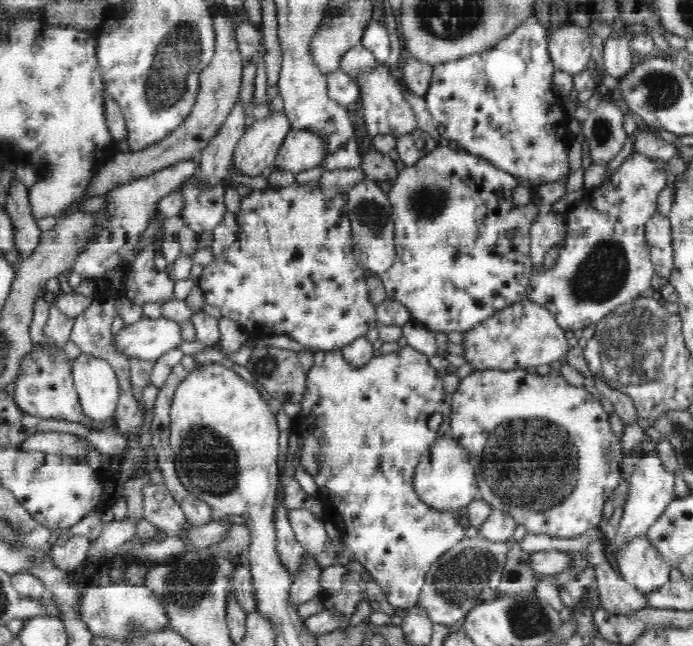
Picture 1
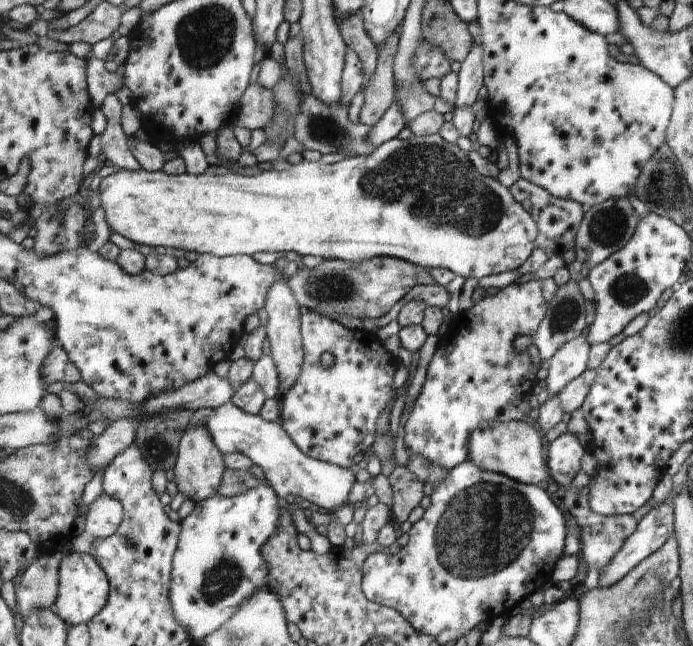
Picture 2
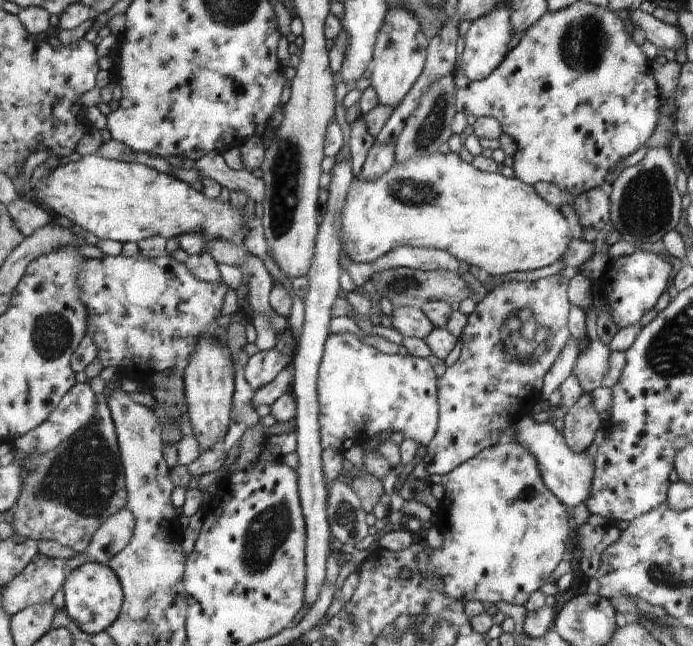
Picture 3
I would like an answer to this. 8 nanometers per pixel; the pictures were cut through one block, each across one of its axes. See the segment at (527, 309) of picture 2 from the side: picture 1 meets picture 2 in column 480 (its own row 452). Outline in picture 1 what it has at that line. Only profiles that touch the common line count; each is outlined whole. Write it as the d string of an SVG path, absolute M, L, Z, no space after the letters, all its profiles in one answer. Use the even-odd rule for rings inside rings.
M406 345L403 348L399 348L397 351L389 354L381 354L378 356L373 356L372 359L369 360L368 363L365 364L365 366L362 366L362 368L358 370L354 370L354 367L350 367L350 363L346 363L346 359L344 359L344 355L340 354L316 354L313 355L313 365L309 368L309 371L307 372L306 382L305 382L305 393L302 397L302 400L300 403L300 412L297 415L297 417L294 419L294 424L296 426L296 432L302 436L304 440L304 446L302 446L302 453L300 454L300 460L299 466L302 466L308 474L311 474L313 478L315 479L315 482L317 483L317 493L314 496L319 504L320 504L320 512L322 515L322 518L328 522L332 522L332 524L338 529L338 532L340 532L341 537L343 538L344 542L346 542L347 547L350 549L351 554L354 554L354 559L357 562L360 562L362 566L365 568L365 570L371 573L371 576L373 579L381 586L383 590L383 594L386 595L386 598L394 608L403 608L405 610L406 607L411 607L416 601L418 601L418 598L420 596L420 592L422 590L423 584L425 583L426 574L429 571L429 568L437 562L437 560L445 554L446 551L449 551L450 548L456 547L458 543L461 542L462 539L465 538L464 535L464 526L460 524L459 518L456 514L450 513L450 512L442 512L438 510L433 510L432 508L426 506L426 503L422 502L418 498L418 493L414 490L414 472L415 468L417 467L418 461L421 459L421 456L428 451L434 443L437 442L438 438L442 435L448 434L449 437L452 437L450 435L451 432L451 420L450 415L452 414L452 402L450 402L450 394L446 394L444 390L442 390L442 380L438 378L438 374L436 374L436 370L428 364L428 358L429 356L424 354L423 352L420 352L419 350L416 350L415 348L412 348L411 346ZM432 414L442 414L443 420L440 424L441 427L438 428L438 430L431 430L428 427L428 419Z

